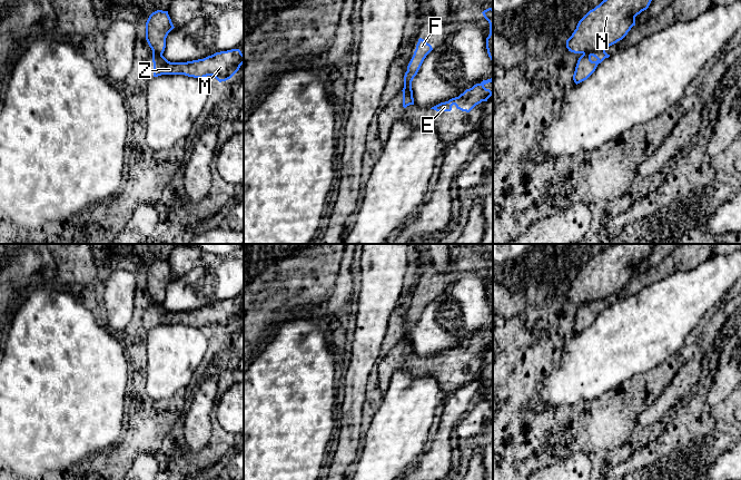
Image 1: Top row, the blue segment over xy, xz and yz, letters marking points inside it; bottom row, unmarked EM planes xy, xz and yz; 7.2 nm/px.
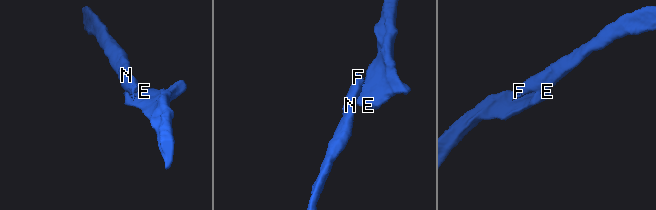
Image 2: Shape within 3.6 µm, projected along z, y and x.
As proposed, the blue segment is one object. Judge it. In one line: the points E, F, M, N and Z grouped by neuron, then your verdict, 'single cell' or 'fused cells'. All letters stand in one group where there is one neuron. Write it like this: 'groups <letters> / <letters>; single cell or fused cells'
groups E M Z / F N; fused cells

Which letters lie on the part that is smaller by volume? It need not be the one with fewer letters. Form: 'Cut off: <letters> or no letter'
Cut off: E, M, Z

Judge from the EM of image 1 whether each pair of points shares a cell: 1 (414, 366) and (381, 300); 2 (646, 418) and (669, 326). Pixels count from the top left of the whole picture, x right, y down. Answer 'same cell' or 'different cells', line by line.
1: different cells
2: different cells

